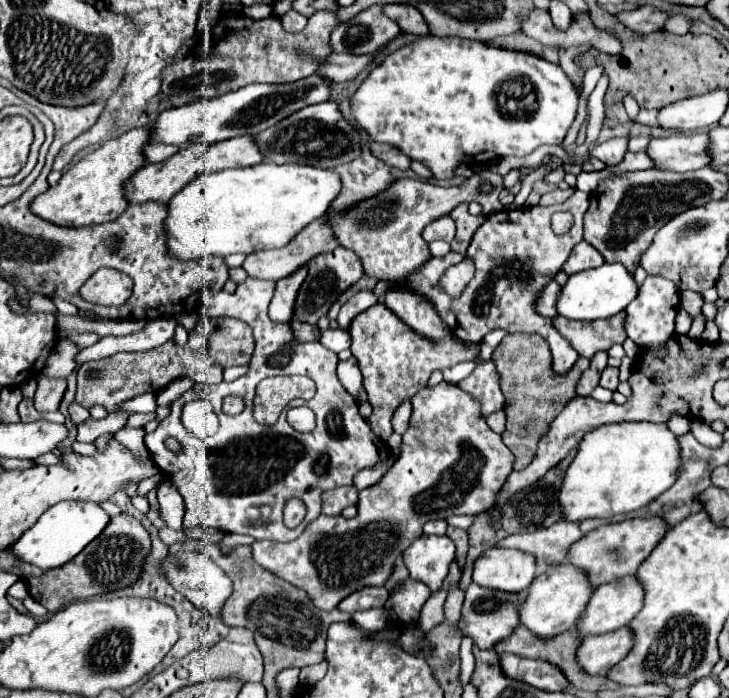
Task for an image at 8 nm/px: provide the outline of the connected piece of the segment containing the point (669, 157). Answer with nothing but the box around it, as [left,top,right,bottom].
[646,132,712,172]

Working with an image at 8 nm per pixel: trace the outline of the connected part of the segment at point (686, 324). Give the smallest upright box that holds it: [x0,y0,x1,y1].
[675,308,692,335]

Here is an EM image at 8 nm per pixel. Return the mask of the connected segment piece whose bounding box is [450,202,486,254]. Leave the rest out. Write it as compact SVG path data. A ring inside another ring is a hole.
M462 202L450 212L450 218L456 222L456 236L450 242L450 246L452 246L454 252L464 254L464 250L468 248L468 244L472 240L472 234L478 230L478 226L484 222L486 216L484 214L482 216L472 216L468 212L468 204Z

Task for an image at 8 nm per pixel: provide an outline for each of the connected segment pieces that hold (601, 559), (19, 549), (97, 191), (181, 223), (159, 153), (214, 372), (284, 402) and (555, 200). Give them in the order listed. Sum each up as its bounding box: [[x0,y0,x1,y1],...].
[[570,518,668,586],[12,500,110,570],[32,128,150,226],[168,162,342,260],[146,142,178,162],[192,366,222,386],[254,376,316,424],[540,187,576,206]]

